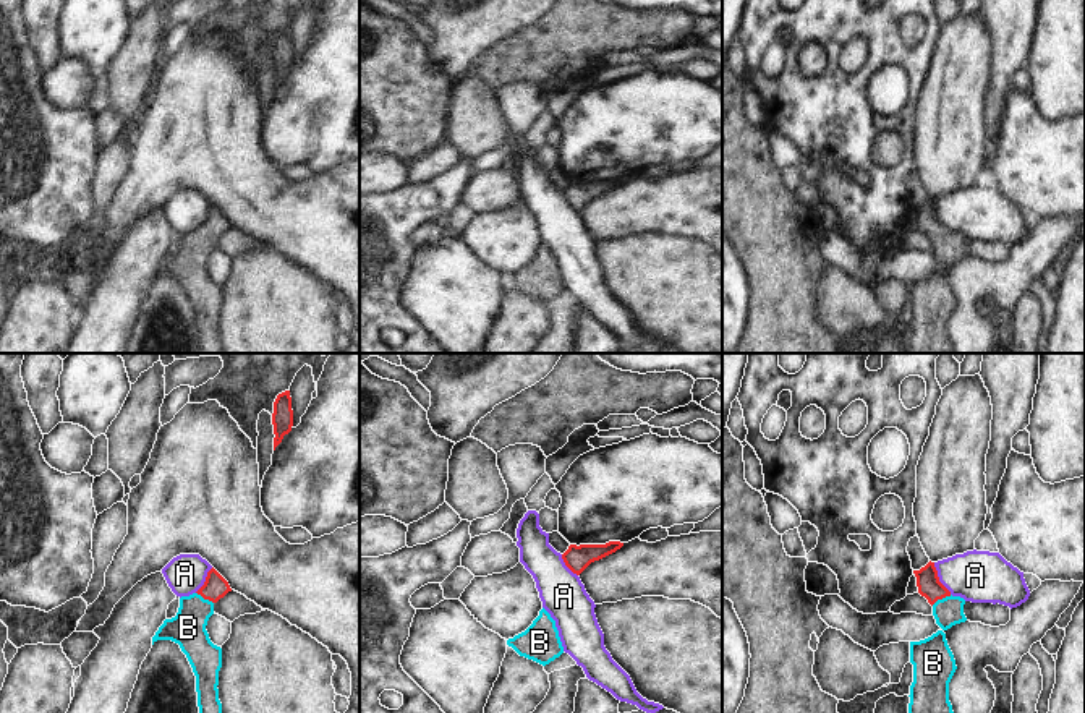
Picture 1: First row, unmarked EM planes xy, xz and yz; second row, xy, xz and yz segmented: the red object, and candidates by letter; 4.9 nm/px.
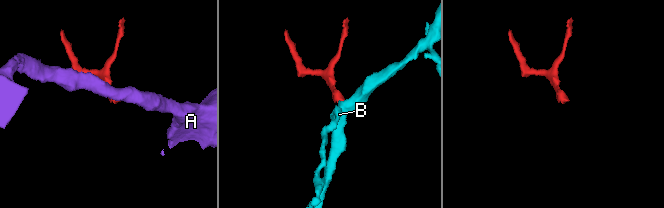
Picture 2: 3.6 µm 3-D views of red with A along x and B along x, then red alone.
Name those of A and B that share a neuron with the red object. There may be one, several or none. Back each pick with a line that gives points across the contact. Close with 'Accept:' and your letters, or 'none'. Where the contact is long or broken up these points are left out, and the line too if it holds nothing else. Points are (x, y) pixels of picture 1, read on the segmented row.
B: way yz (928, 584), (941, 598), (948, 611)
Accept: B

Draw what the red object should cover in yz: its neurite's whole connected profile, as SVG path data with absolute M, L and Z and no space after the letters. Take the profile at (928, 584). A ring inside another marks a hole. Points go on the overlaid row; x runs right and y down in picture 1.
M930 561L920 570L913 570L913 574L917 577L918 593L933 606L933 616L942 630L967 621L964 614L965 600L952 596L939 582L934 562Z

